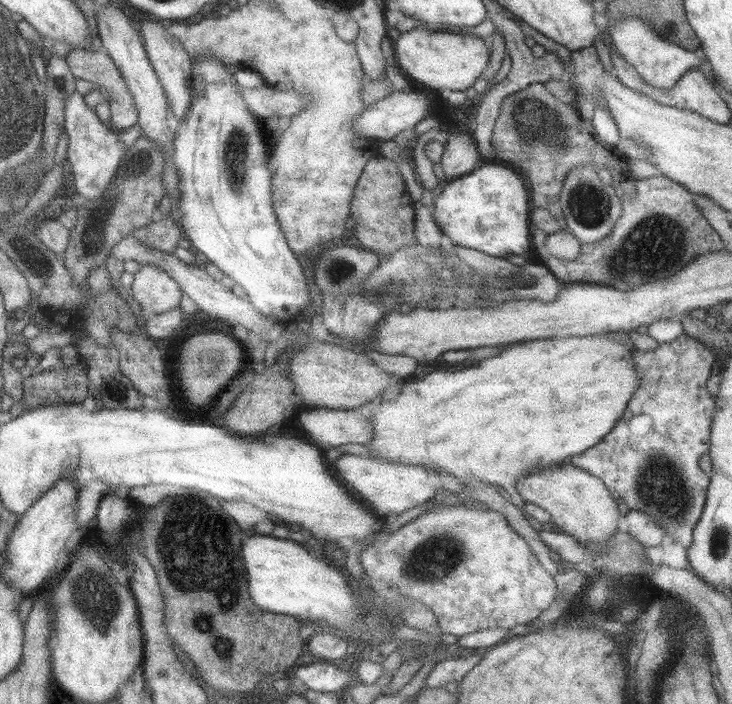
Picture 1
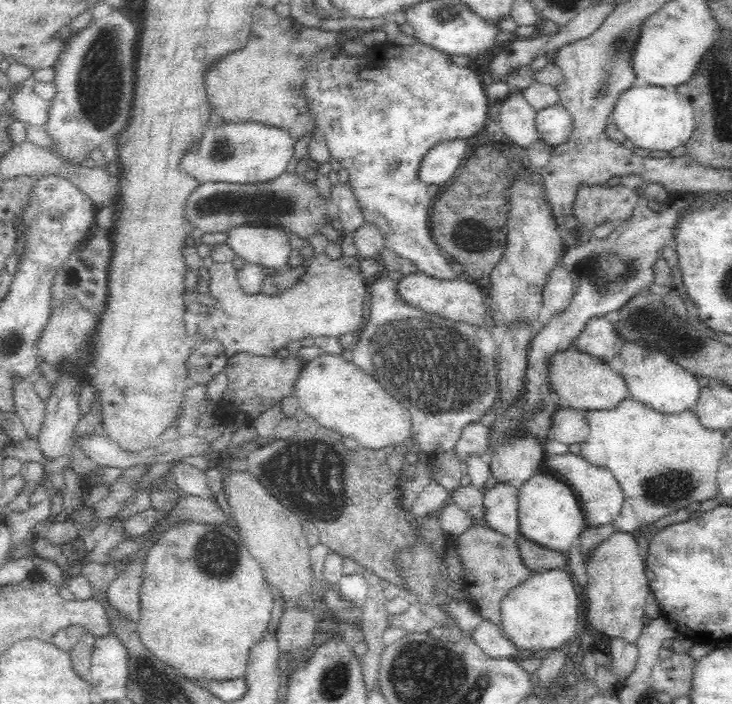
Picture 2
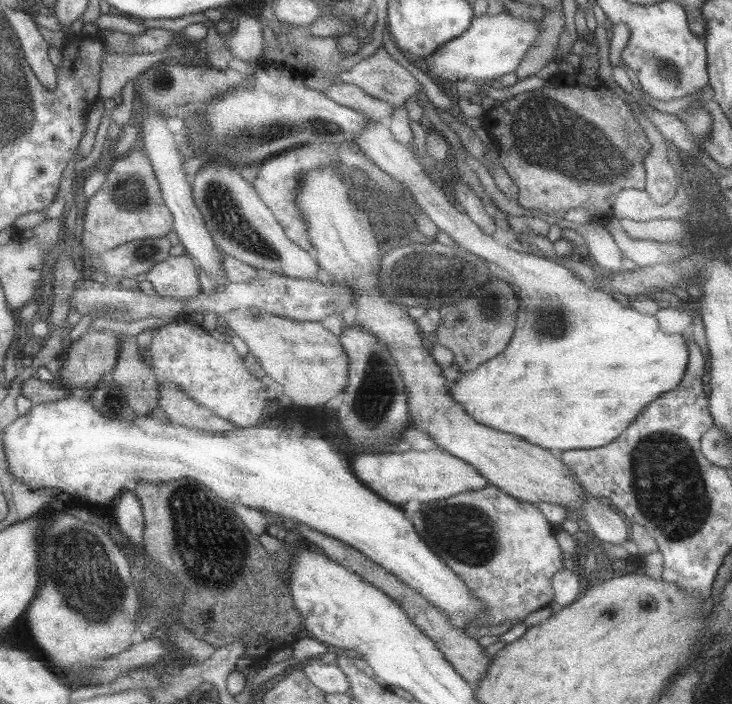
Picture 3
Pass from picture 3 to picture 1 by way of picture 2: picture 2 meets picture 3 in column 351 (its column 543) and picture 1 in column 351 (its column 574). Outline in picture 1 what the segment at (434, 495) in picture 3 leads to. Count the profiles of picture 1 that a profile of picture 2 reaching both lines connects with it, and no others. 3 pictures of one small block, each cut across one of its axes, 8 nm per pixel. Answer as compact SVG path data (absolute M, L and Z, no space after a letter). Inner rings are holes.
M346 454L336 459L332 469L336 472L338 481L343 482L352 495L367 504L374 514L384 518L393 512L402 514L428 502L436 496L440 486L431 471L423 466L392 463L374 457Z

